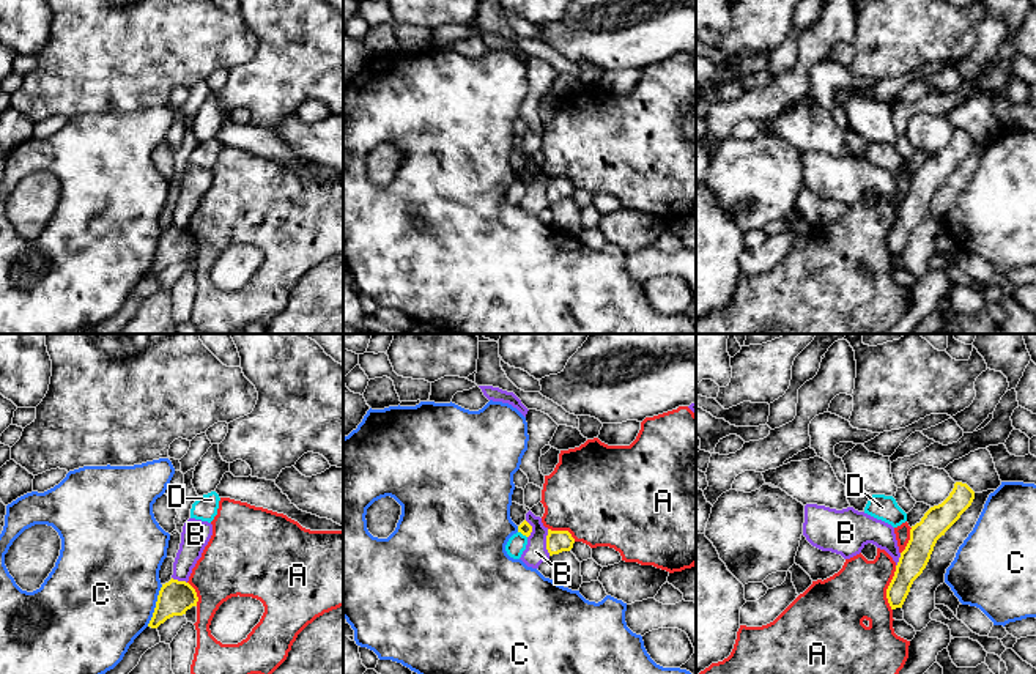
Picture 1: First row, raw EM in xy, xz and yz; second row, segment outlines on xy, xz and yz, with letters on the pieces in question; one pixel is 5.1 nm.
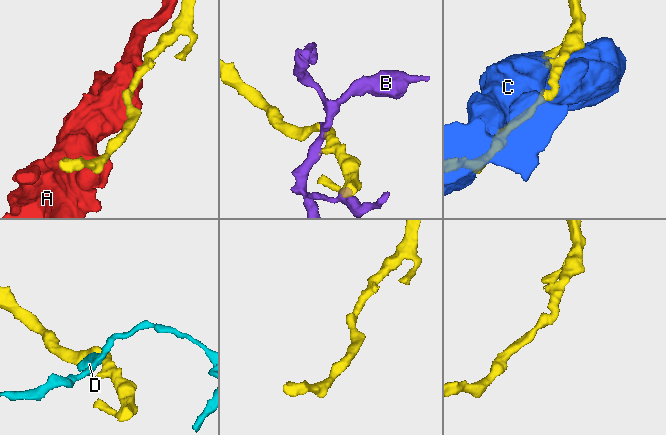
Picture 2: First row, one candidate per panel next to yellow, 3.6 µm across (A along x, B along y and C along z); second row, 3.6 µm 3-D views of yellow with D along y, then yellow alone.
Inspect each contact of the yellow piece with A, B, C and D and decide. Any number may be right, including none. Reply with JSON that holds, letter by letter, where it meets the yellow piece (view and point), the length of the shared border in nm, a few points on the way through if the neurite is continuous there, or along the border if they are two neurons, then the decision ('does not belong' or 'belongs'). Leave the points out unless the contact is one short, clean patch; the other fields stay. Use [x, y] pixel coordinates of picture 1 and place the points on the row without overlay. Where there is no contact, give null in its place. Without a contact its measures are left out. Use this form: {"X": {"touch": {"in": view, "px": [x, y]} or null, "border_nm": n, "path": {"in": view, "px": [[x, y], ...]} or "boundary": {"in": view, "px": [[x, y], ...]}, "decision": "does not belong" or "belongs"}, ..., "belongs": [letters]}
{"A": {"touch": {"in": "yz", "px": [888, 235]}, "border_nm": 240, "boundary": {"in": "yz", "px": [[896, 213], [887, 237], [887, 249], [891, 257]]}, "decision": "does not belong"}, "B": {"touch": {"in": "xz", "px": [547, 189]}, "border_nm": 140, "decision": "does not belong"}, "C": {"touch": {"in": "xy", "px": [156, 252]}, "border_nm": 240, "decision": "does not belong"}, "D": {"touch": {"in": "xz", "px": [523, 181]}, "border_nm": 60, "decision": "does not belong"}, "belongs": []}

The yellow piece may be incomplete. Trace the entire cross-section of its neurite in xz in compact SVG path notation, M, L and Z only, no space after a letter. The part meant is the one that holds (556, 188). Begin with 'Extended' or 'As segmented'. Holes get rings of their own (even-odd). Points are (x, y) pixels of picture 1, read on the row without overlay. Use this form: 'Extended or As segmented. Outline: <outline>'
As segmented. Outline: M551 178L546 183L546 197L549 203L559 202L562 198L570 198L573 195L575 186L568 178Z

